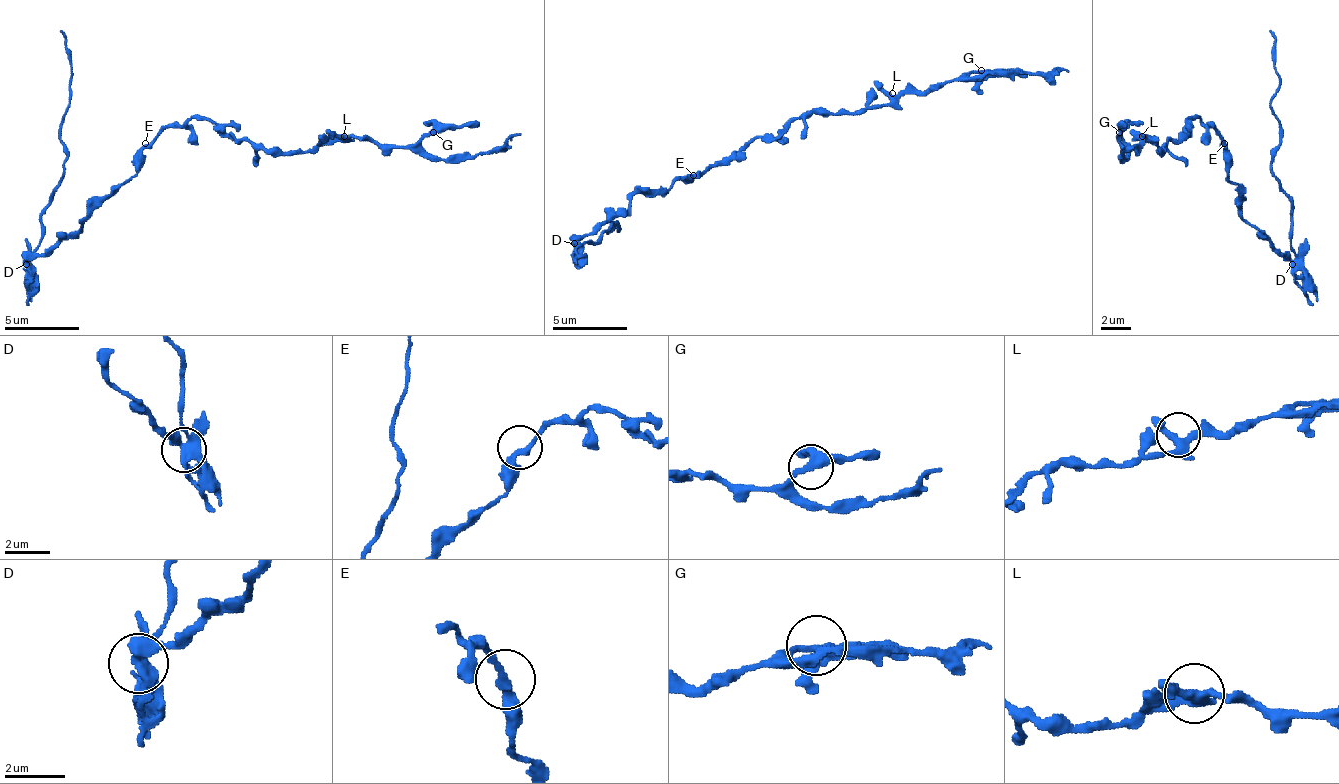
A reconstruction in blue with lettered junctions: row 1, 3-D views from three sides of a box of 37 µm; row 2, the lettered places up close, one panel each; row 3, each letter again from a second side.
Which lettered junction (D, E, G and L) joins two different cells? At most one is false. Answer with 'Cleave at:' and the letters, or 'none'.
Cleave at: D

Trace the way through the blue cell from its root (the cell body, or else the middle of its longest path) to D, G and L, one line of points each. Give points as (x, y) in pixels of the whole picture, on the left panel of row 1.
D: (149, 147), (141, 151), (141, 166), (108, 196), (74, 233), (63, 233), (40, 255), (33, 255), (25, 263)
G: (149, 147), (194, 117), (216, 121), (269, 151), (314, 151), (355, 136), (415, 147), (433, 132)
L: (149, 147), (194, 117), (216, 121), (269, 151), (314, 151), (344, 136)

